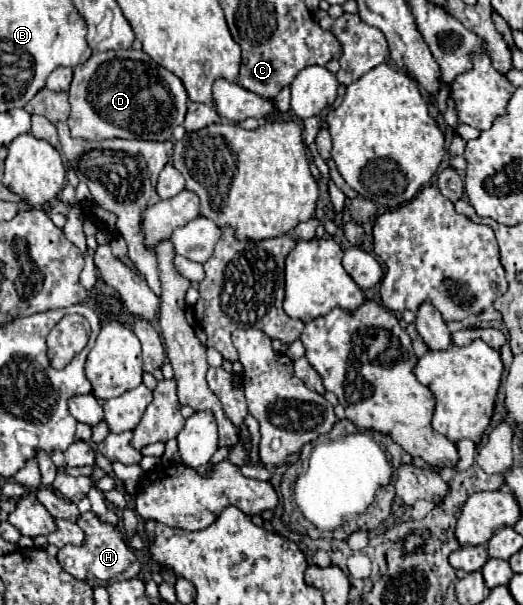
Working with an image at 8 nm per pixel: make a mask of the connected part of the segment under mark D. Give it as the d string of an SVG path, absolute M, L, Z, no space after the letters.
M102 51L74 67L74 79L70 85L70 117L68 127L72 137L84 141L102 139L146 139L166 141L172 139L172 131L182 125L186 115L188 95L182 81L156 65L144 51Z

